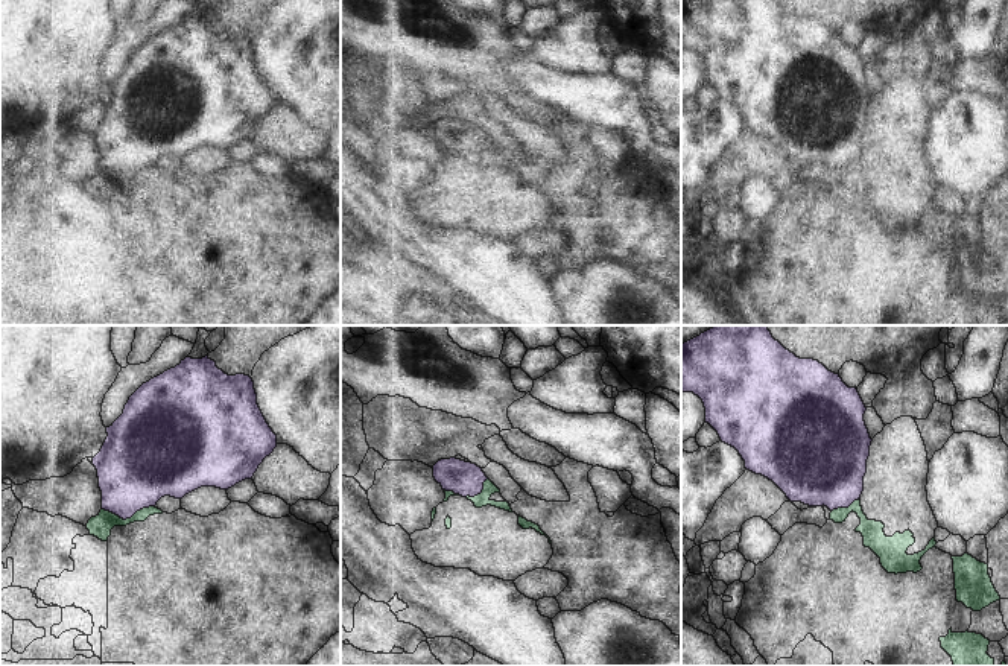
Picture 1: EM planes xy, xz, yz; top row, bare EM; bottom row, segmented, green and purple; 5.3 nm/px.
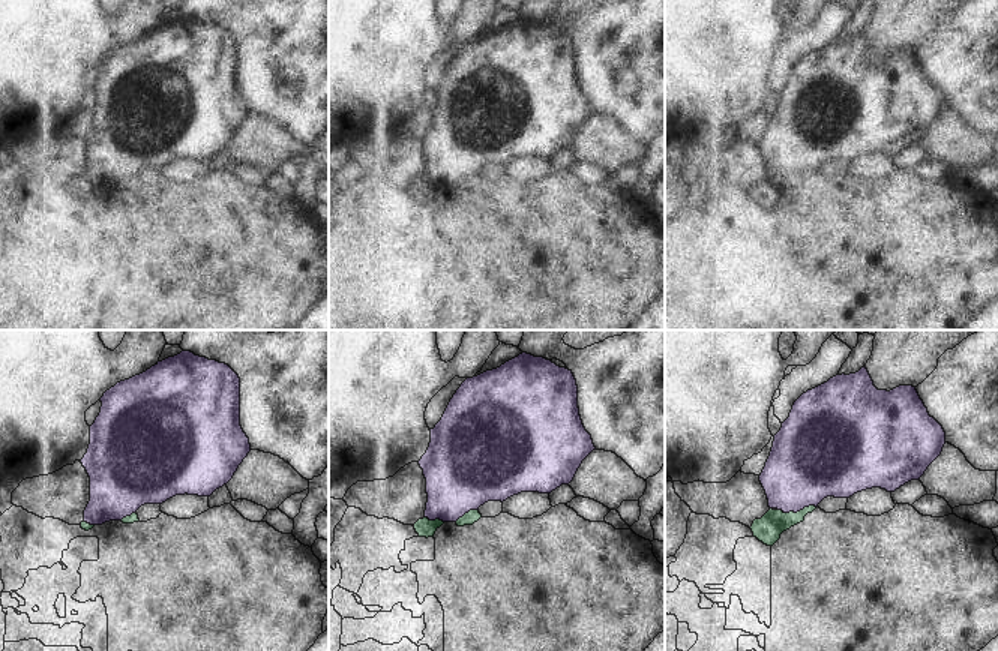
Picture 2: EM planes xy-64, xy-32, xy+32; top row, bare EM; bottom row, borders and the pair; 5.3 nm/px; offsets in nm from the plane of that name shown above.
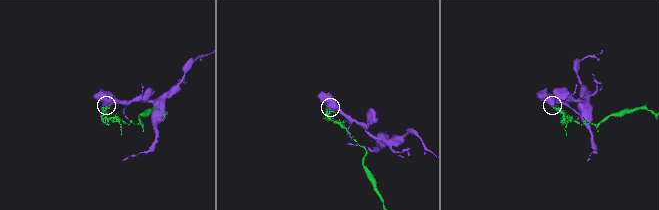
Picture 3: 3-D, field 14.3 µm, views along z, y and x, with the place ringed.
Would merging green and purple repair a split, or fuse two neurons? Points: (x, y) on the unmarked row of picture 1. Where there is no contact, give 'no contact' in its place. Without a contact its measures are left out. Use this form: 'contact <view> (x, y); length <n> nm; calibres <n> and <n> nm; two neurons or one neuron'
contact xy (128, 178); length 280 nm; calibres 120 and 380 nm; two neurons

